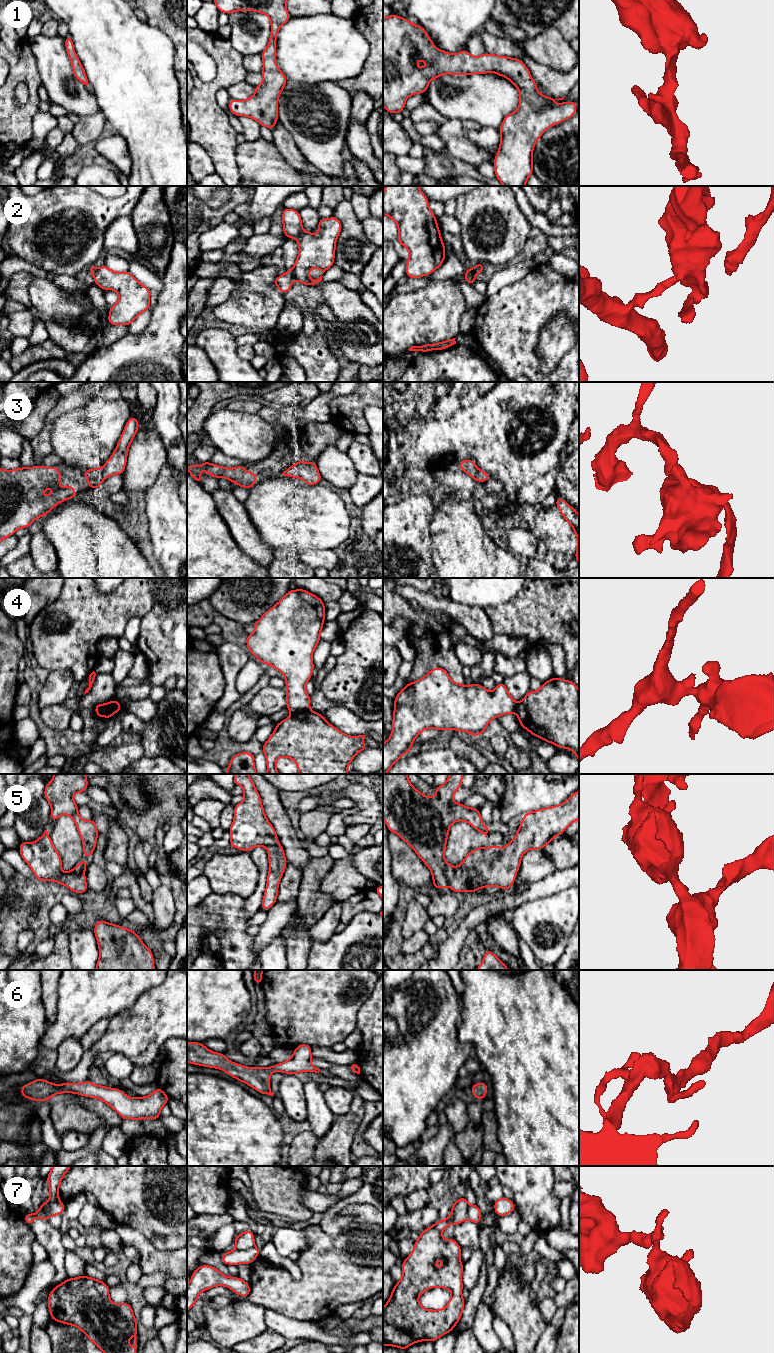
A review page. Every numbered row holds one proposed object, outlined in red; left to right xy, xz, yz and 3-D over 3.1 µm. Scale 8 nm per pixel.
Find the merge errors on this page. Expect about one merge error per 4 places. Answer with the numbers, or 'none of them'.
2, 4, 7

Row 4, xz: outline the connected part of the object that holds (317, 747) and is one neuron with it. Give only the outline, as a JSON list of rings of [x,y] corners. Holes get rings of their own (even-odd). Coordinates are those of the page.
[[[311,710],[293,713],[290,717],[276,724],[275,731],[262,747],[267,762],[266,774],[279,774],[276,769],[276,760],[280,757],[293,759],[299,774],[347,774],[348,765],[355,755],[368,748],[363,742],[365,736],[348,736],[328,723],[323,715]]]

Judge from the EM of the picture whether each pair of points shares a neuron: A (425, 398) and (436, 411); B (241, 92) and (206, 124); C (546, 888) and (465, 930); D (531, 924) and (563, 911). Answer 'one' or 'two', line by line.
A: two
B: two
C: one
D: one

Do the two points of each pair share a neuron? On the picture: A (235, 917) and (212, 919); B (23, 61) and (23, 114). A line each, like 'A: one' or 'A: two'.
A: two
B: one

